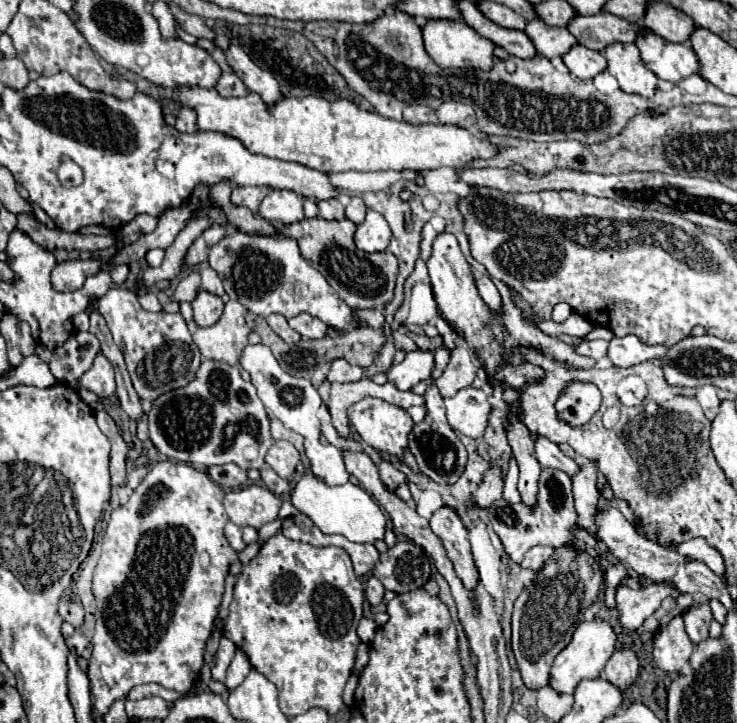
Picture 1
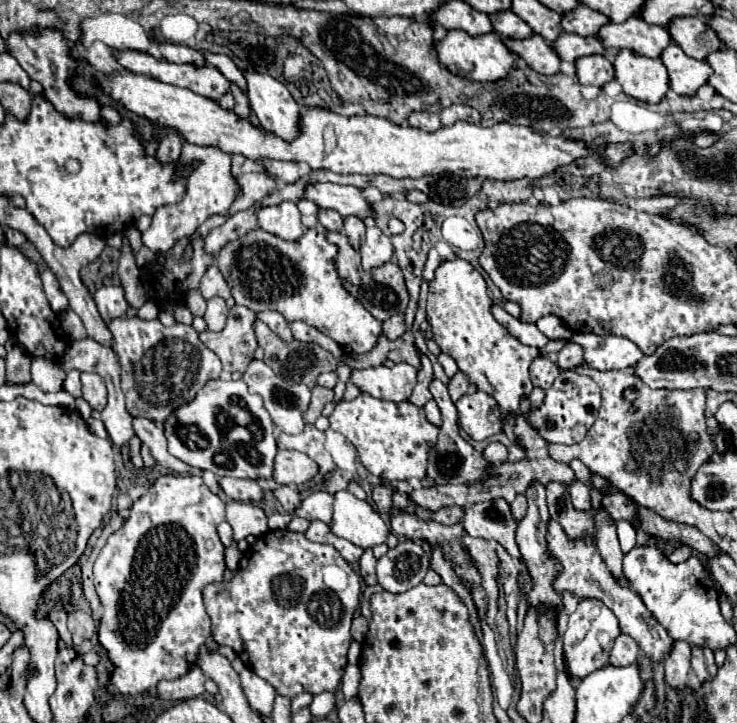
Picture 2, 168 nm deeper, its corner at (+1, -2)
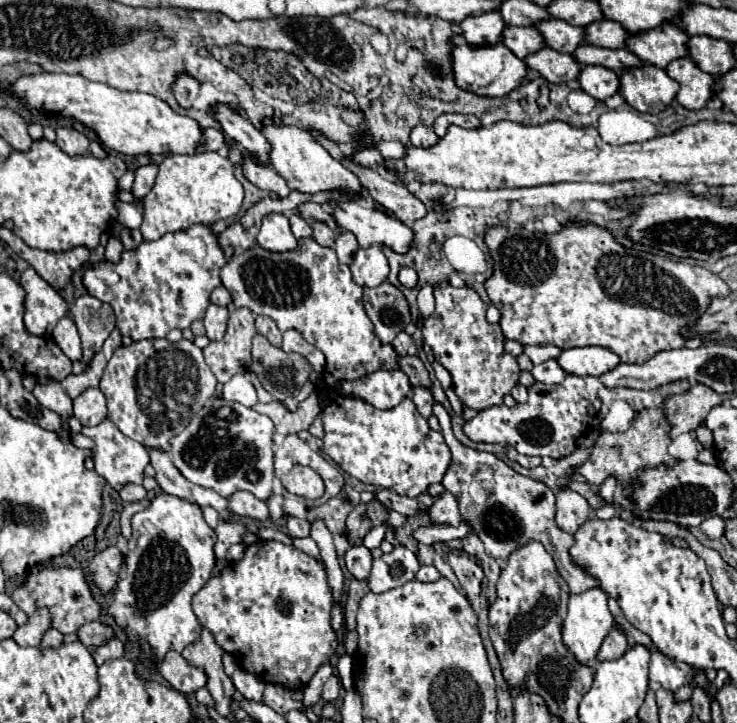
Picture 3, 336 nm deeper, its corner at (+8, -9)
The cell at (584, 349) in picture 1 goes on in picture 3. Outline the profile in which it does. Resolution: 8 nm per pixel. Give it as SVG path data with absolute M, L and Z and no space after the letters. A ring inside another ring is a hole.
M550 359L550 361L542 363L542 365L536 365L532 369L532 375L534 375L536 381L548 383L548 385L556 385L556 383L564 381L564 377L566 377L564 369L560 369L560 365L558 365L556 359Z

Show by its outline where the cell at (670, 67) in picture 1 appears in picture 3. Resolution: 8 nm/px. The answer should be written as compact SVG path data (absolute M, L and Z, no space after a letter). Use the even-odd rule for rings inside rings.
M690 57L674 59L668 67L666 73L680 85L680 91L676 95L676 101L692 111L702 109L708 99L712 97L712 85L714 77L700 71Z

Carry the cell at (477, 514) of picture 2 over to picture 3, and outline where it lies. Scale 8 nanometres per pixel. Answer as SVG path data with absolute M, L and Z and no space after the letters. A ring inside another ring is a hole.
M462 521L458 527L452 527L452 525L418 527L414 531L414 537L424 545L434 545L434 543L444 543L452 539L464 539L470 533L472 533L472 525L468 525L468 521Z

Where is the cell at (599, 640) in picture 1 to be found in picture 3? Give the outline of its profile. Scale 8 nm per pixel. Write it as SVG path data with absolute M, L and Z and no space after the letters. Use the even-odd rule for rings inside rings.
M590 589L590 591L584 591L580 595L570 597L568 615L566 615L564 627L562 627L562 639L564 639L564 645L568 647L568 651L576 657L576 661L580 665L594 667L598 663L596 655L600 651L604 637L612 631L612 627L614 627L614 617L608 611L606 593L602 589Z

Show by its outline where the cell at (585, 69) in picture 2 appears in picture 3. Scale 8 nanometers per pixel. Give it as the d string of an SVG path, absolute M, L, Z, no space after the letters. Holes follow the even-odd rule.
M586 65L580 71L578 77L582 91L586 91L590 97L604 101L606 97L612 97L618 93L618 73L614 73L612 69L606 67L598 67L598 65Z

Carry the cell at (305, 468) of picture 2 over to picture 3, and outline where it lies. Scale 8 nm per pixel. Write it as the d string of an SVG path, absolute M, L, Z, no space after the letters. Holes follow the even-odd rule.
M294 465L280 481L288 493L300 495L304 499L318 499L324 493L322 477L304 465Z

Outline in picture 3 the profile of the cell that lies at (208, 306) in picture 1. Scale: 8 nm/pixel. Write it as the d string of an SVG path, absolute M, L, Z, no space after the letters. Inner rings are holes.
M210 305L210 307L206 309L206 315L204 315L206 337L208 337L210 341L216 341L216 339L224 337L224 333L226 333L226 321L228 321L228 311L226 311L226 307Z

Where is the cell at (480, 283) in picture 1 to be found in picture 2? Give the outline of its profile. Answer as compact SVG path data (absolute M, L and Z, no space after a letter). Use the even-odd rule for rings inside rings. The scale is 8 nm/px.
M495 304L495 306L491 308L491 312L495 314L497 322L503 324L503 326L507 328L507 332L509 332L513 338L517 338L521 344L533 346L533 348L543 348L543 346L549 342L549 338L547 338L545 334L541 334L535 324L525 324L525 322L513 318L513 316L507 314L499 304Z

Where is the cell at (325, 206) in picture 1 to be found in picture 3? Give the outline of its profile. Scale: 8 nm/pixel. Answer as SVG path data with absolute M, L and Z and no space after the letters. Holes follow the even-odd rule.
M316 221L316 223L312 225L312 231L314 231L312 237L314 237L320 245L326 245L326 247L332 247L332 245L334 245L334 241L336 241L336 231L332 231L326 223Z

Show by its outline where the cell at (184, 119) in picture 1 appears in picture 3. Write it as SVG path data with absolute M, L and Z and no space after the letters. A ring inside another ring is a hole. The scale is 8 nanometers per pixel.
M150 163L146 167L138 167L136 169L136 181L132 185L132 193L134 193L136 199L146 197L150 193L150 189L154 187L154 181L156 181L156 173L158 173L158 165L156 163Z

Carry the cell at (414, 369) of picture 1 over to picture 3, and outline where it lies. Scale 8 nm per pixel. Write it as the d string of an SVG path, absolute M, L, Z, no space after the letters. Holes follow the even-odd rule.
M374 371L354 381L340 381L334 387L344 397L358 397L376 409L392 409L410 395L410 381L404 371Z

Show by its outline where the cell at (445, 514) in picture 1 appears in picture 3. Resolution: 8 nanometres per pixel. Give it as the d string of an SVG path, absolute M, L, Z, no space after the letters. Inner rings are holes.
M444 491L438 501L428 509L428 515L432 519L432 523L448 523L448 525L458 525L462 521L460 511L458 511L458 503L454 499L452 493Z

